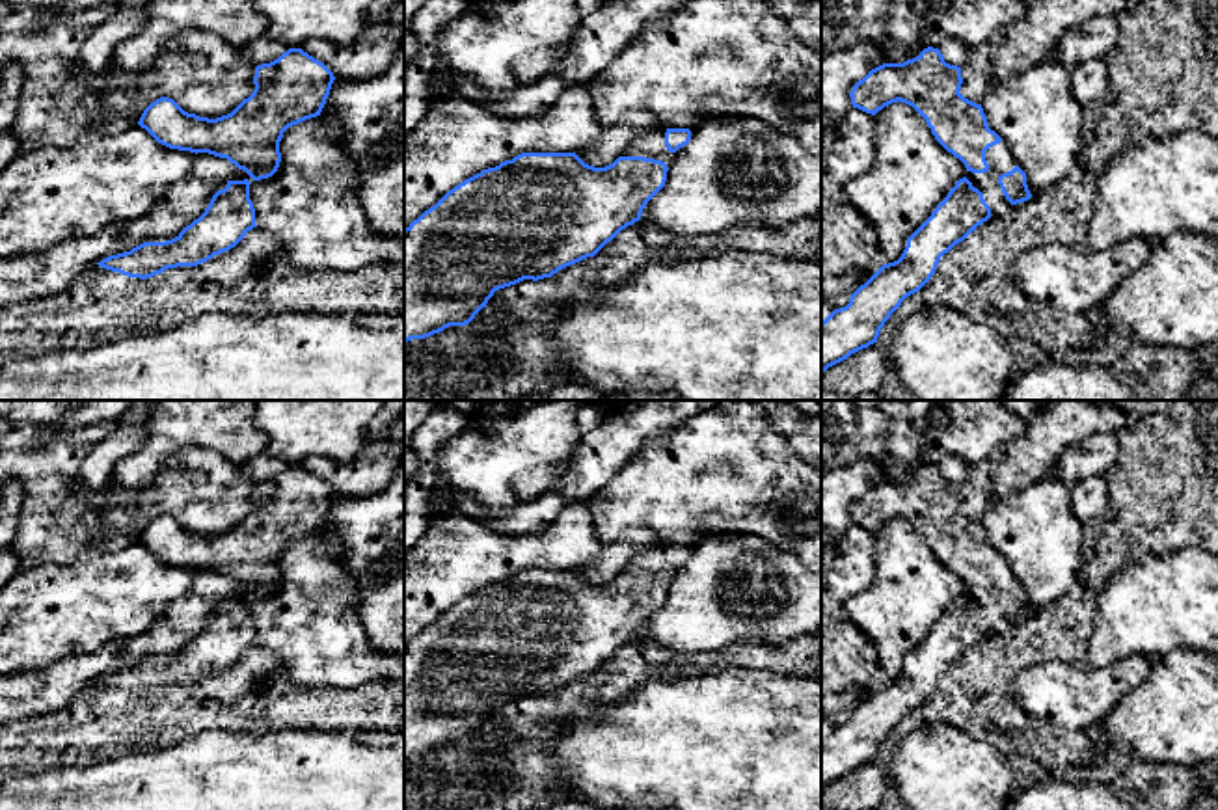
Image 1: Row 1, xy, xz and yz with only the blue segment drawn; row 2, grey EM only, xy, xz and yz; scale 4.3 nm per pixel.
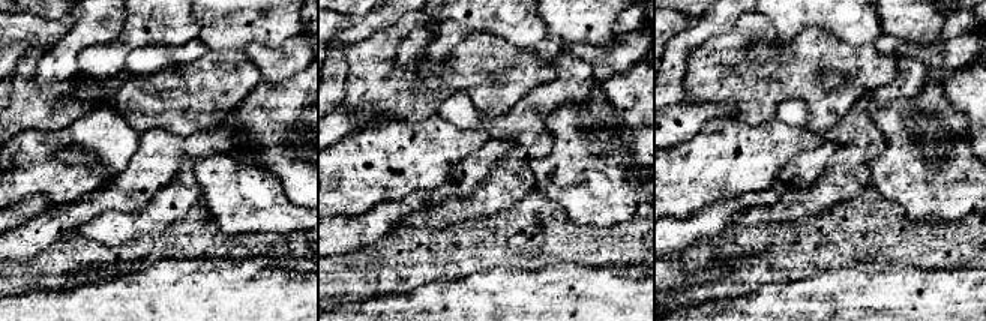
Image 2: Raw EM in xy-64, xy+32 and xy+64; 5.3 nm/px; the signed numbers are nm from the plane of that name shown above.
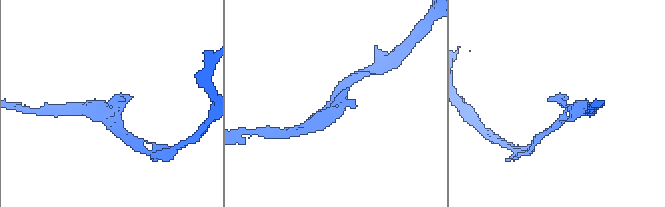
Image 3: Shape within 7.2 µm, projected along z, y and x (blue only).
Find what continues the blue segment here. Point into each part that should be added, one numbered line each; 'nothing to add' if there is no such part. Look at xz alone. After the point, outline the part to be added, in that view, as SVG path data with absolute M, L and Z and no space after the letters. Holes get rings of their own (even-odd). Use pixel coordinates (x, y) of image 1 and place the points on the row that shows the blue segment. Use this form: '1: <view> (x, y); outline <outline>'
1: xz (652, 144); outline M665 127L650 128L644 136L635 138L626 145L626 149L620 153L620 156L644 156L661 160L667 164L667 168L674 160L674 153L670 153L665 145Z

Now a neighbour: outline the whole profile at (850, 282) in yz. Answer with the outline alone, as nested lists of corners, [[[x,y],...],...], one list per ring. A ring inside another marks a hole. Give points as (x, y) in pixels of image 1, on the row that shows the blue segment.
[[[847,272],[844,276],[825,277],[821,281],[821,298],[842,294],[842,292],[853,294],[870,277],[872,276],[859,274],[859,272]]]

